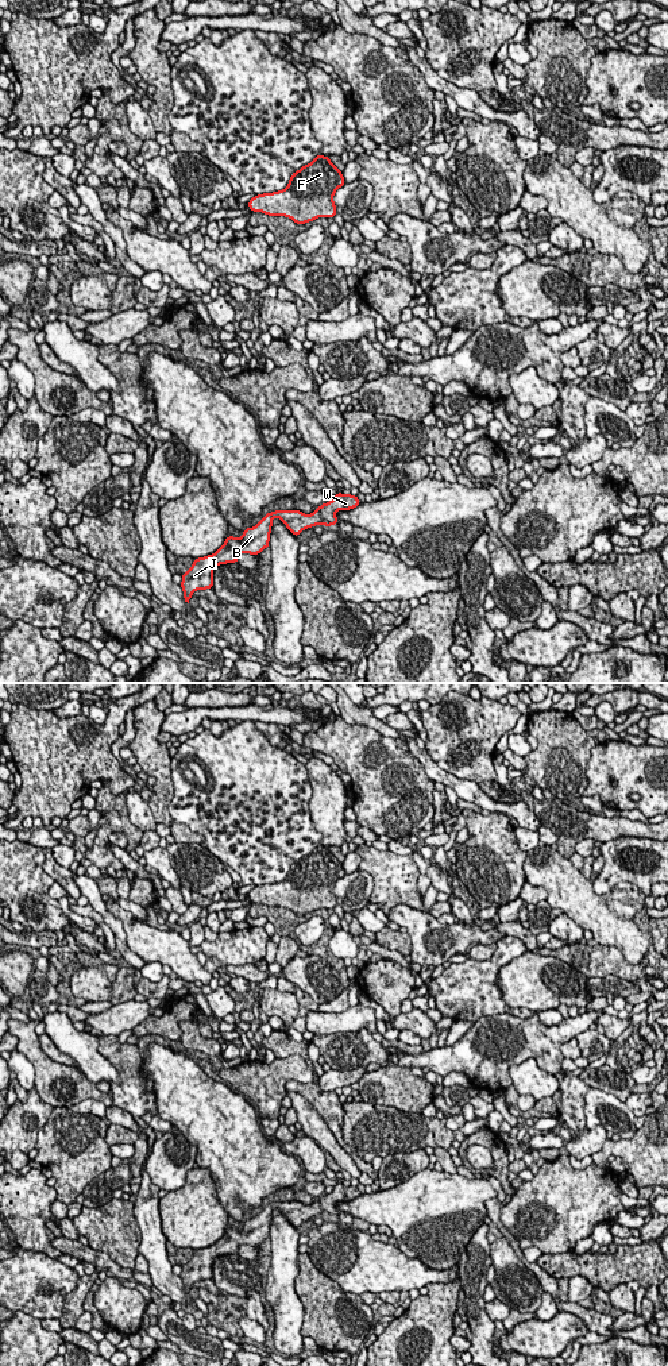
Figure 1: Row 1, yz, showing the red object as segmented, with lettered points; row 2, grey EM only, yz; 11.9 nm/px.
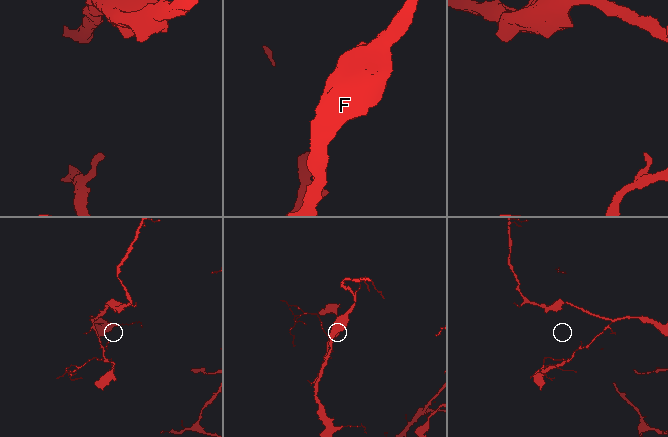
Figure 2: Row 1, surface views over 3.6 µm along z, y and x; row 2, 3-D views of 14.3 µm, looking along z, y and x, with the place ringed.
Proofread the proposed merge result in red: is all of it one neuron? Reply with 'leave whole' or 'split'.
leave whole

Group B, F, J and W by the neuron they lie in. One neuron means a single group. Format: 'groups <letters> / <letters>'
groups B F J W

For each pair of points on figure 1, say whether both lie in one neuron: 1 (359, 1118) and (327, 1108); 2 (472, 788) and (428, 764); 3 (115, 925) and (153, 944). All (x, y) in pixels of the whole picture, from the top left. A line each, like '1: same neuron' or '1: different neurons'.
1: different neurons
2: same neuron
3: different neurons

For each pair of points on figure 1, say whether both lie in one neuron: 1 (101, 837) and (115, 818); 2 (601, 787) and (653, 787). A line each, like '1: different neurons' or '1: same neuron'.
1: same neuron
2: same neuron

